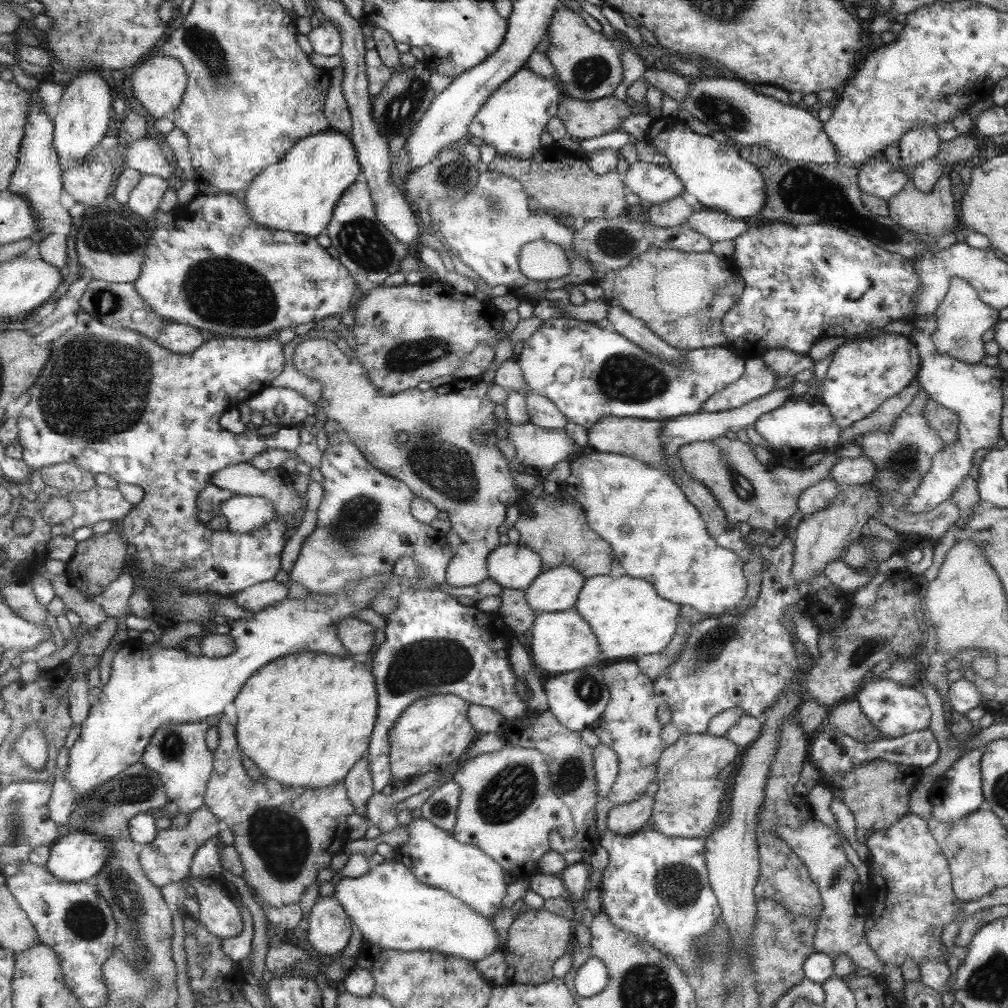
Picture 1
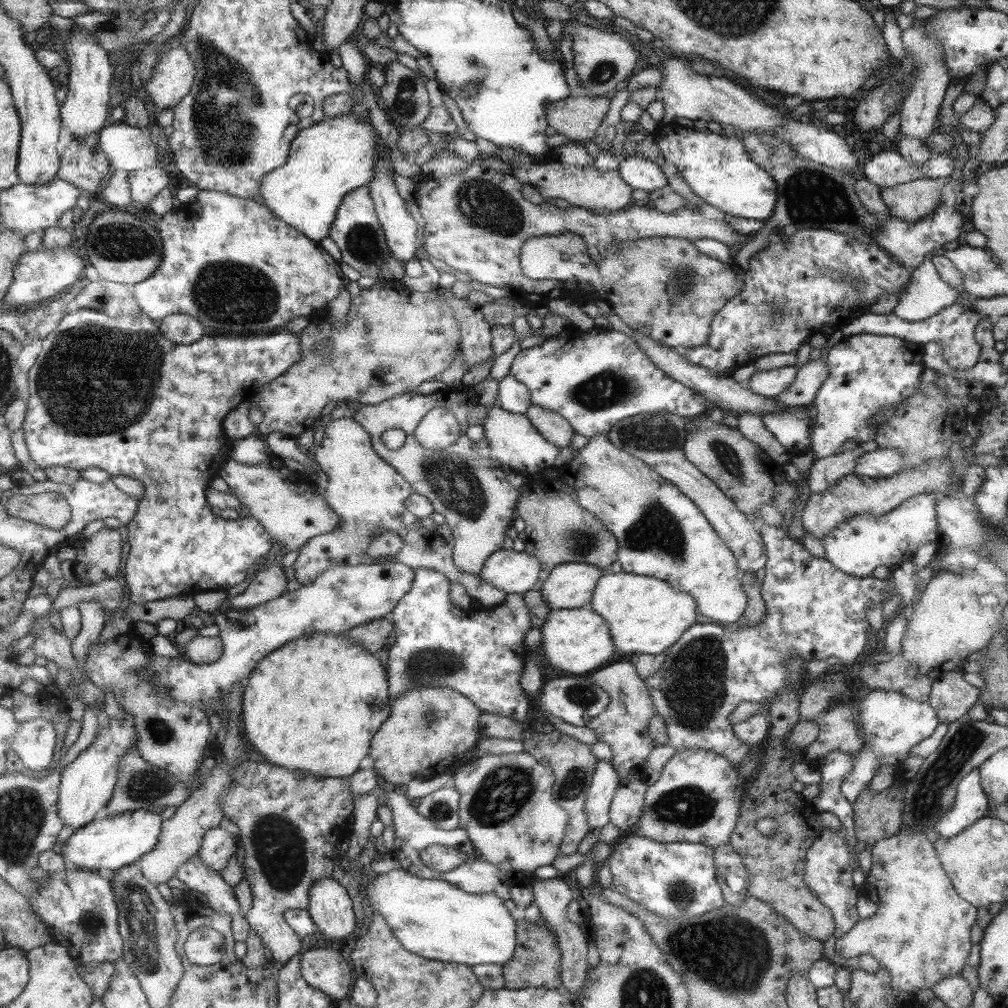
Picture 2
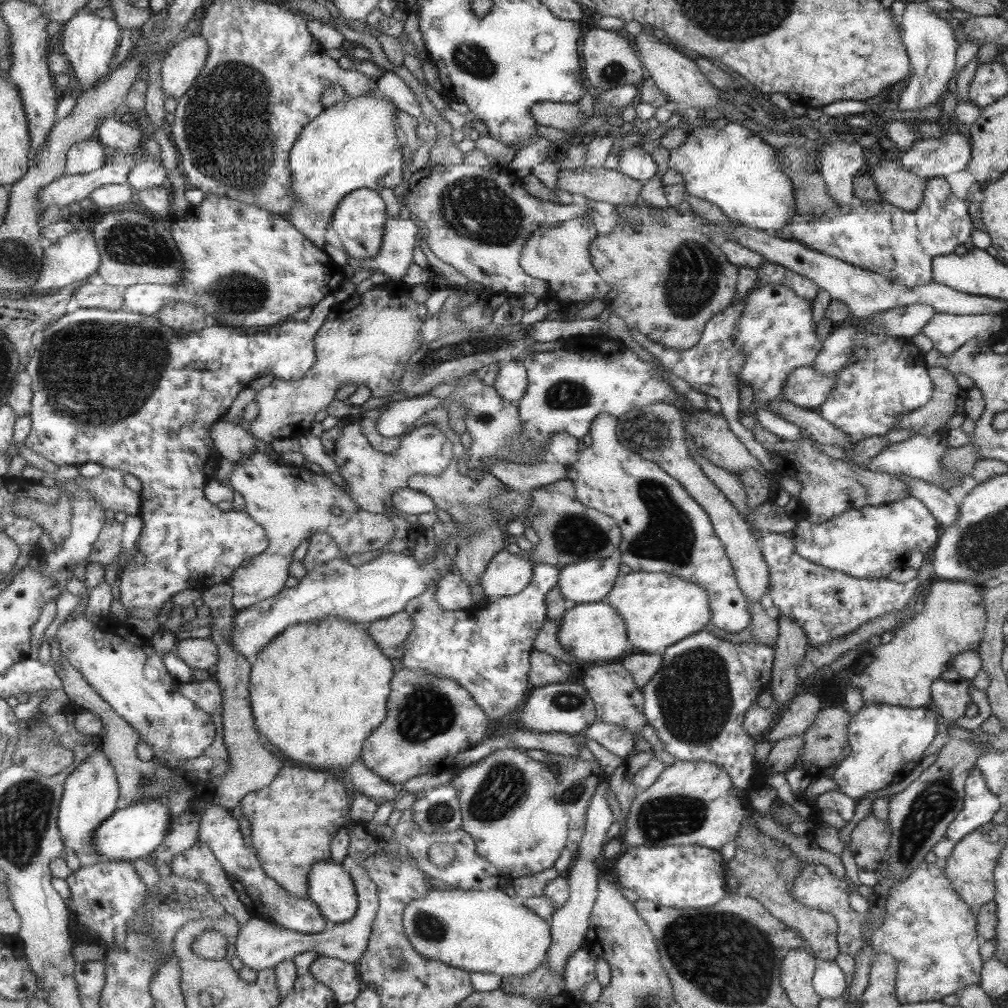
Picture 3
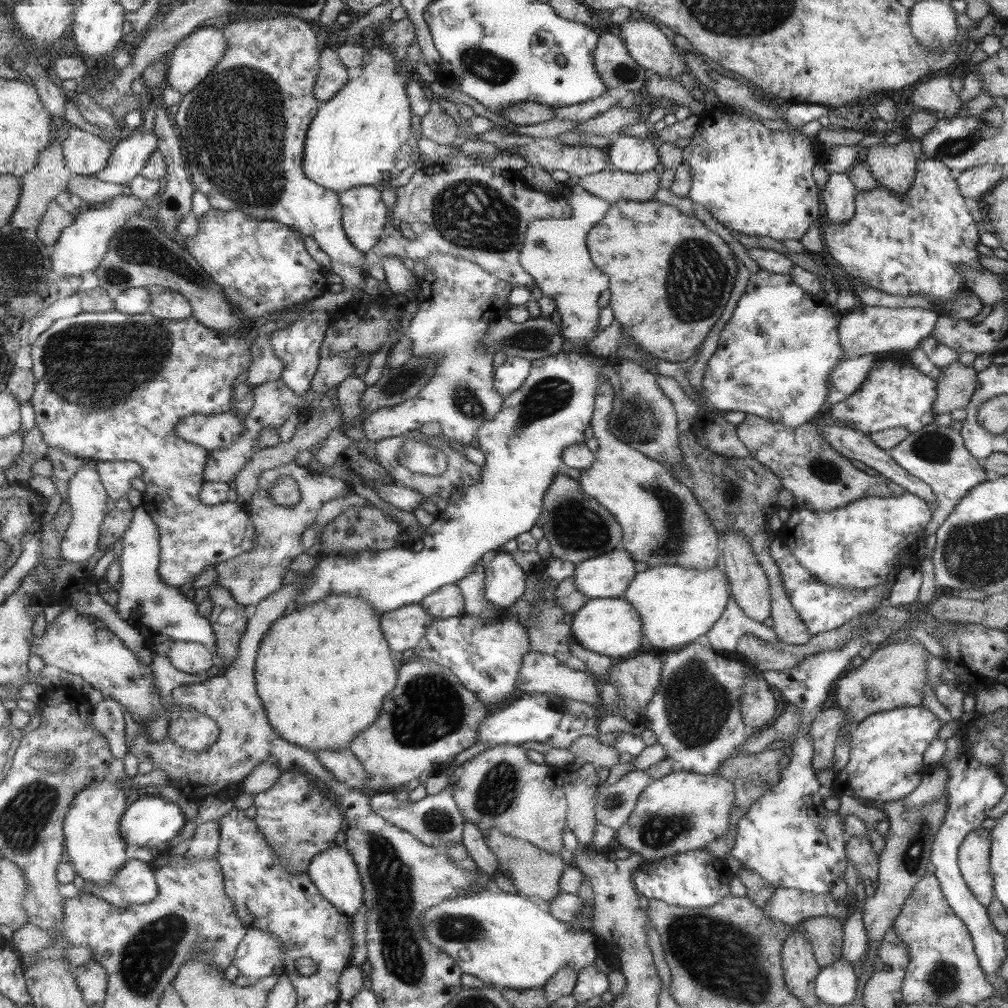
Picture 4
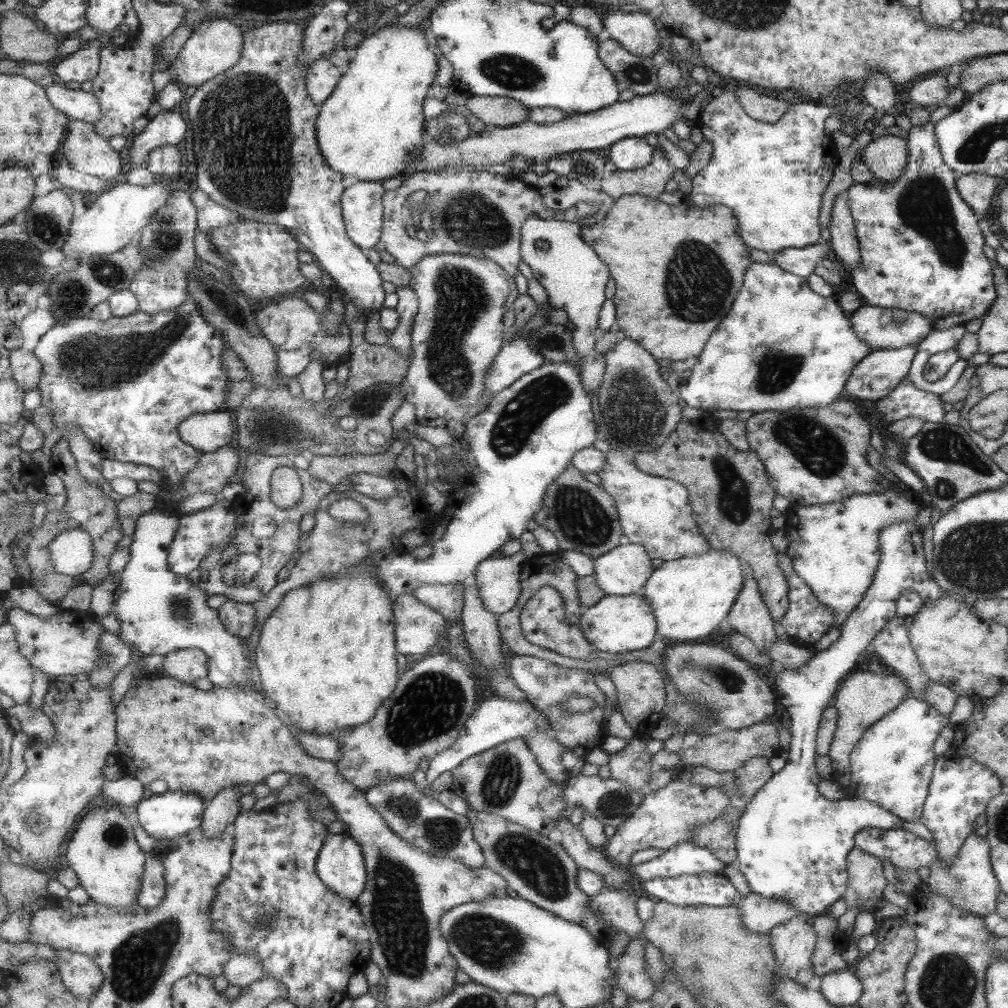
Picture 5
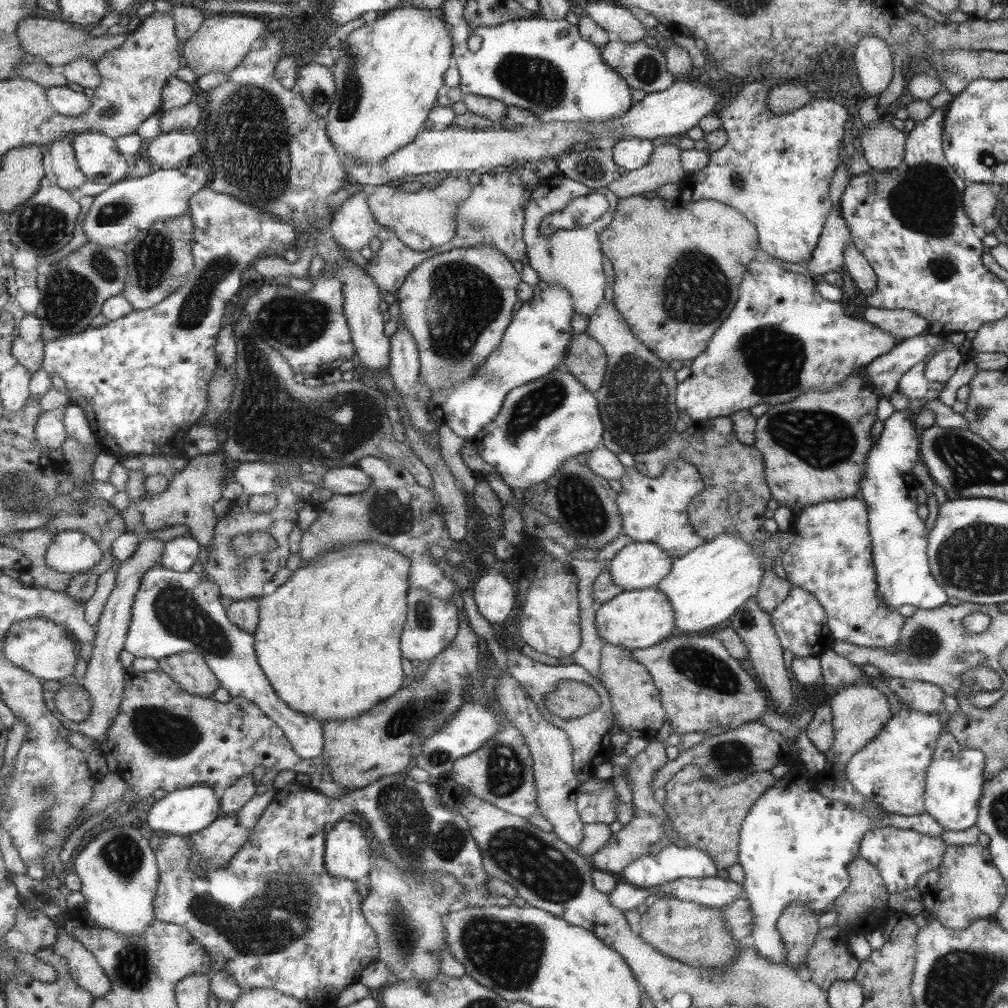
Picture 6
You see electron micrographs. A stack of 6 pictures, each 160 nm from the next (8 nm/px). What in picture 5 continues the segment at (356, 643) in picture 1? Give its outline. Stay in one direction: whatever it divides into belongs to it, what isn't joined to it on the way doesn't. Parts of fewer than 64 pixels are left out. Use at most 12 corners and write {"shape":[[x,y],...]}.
{"shape":[[414,594],[394,603],[398,652],[429,654],[446,618]]}

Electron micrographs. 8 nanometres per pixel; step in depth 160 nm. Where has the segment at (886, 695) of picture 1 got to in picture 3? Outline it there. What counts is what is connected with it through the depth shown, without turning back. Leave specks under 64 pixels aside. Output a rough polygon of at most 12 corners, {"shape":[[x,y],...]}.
{"shape":[[863,703],[830,777],[854,802],[897,784],[937,734],[927,706]]}

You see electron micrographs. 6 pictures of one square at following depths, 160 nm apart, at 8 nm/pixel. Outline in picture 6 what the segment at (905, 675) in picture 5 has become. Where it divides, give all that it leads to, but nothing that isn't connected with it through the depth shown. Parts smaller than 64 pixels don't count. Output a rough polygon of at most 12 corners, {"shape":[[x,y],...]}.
{"shape":[[867,506],[797,510],[782,567],[834,640],[896,650]]}

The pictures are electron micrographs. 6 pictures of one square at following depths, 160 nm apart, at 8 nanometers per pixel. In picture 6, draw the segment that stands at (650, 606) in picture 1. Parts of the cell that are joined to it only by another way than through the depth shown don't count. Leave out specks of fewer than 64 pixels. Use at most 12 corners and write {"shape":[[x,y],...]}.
{"shape":[[719,534],[685,556],[655,587],[674,628],[725,622],[758,592],[762,558]]}

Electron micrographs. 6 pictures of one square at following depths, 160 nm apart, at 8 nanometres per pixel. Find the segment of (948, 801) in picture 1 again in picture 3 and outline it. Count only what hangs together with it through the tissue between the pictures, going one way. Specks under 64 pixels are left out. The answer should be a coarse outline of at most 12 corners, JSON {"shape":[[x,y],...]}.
{"shape":[[975,766],[964,780],[962,810],[933,846],[937,865],[987,822],[1006,796],[993,794]]}

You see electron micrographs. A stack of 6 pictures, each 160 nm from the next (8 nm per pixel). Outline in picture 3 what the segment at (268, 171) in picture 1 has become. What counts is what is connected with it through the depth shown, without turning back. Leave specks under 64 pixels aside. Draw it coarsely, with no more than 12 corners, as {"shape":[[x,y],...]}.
{"shape":[[374,87],[295,142],[287,218],[322,249],[348,194],[403,184],[394,102]]}

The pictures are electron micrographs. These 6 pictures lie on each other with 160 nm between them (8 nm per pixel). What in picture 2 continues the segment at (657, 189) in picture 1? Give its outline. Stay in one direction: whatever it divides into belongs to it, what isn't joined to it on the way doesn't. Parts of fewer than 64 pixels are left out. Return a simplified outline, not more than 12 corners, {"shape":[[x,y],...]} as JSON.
{"shape":[[629,155],[616,168],[632,190],[667,188],[658,163]]}

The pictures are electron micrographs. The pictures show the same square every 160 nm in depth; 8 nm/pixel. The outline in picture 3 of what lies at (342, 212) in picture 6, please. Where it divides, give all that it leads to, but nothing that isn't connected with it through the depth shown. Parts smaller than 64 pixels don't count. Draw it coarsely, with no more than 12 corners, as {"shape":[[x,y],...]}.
{"shape":[[355,190],[332,226],[359,263],[382,252],[389,216],[379,191]]}

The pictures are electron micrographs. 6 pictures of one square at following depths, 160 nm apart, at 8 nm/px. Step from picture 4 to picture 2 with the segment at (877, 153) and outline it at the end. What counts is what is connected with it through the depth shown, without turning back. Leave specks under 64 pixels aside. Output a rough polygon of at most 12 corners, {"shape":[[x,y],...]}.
{"shape":[[940,179],[880,189],[890,216],[919,222],[938,208]]}

